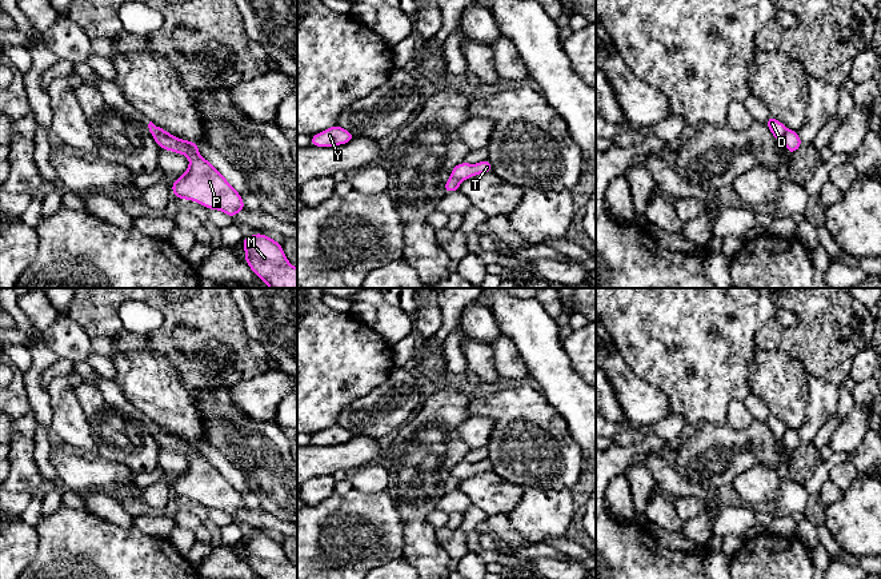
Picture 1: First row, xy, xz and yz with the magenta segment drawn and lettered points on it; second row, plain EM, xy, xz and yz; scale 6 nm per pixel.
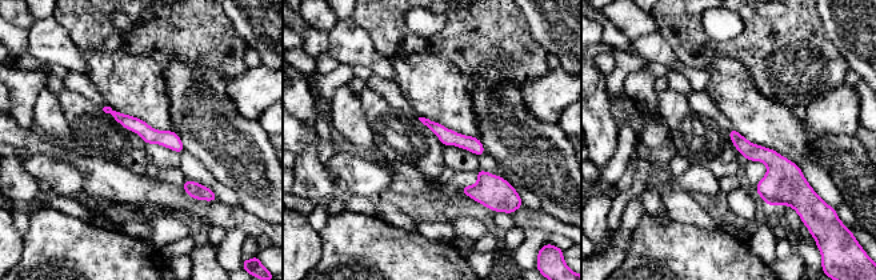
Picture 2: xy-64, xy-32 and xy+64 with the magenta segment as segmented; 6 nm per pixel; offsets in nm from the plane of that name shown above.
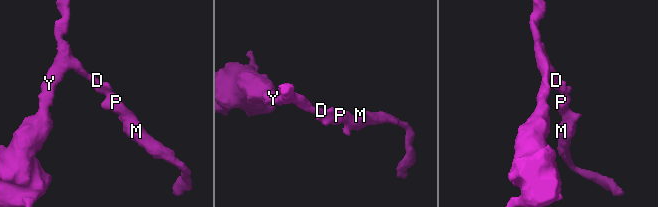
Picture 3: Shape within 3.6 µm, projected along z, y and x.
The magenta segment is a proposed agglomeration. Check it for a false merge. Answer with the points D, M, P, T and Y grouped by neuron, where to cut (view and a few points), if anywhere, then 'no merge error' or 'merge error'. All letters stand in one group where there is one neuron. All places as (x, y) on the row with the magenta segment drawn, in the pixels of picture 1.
D T Y / M P | xy (155, 126), (164, 134), (187, 142), (196, 151) | merge error

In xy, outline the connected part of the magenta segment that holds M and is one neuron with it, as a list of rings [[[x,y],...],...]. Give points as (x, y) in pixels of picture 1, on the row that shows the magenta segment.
[[[264,233],[243,239],[245,264],[269,288],[297,288],[297,268],[285,257],[283,247]]]

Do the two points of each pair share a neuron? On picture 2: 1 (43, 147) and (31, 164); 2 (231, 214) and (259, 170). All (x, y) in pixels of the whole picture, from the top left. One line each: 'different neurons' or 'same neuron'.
1: different neurons
2: different neurons

